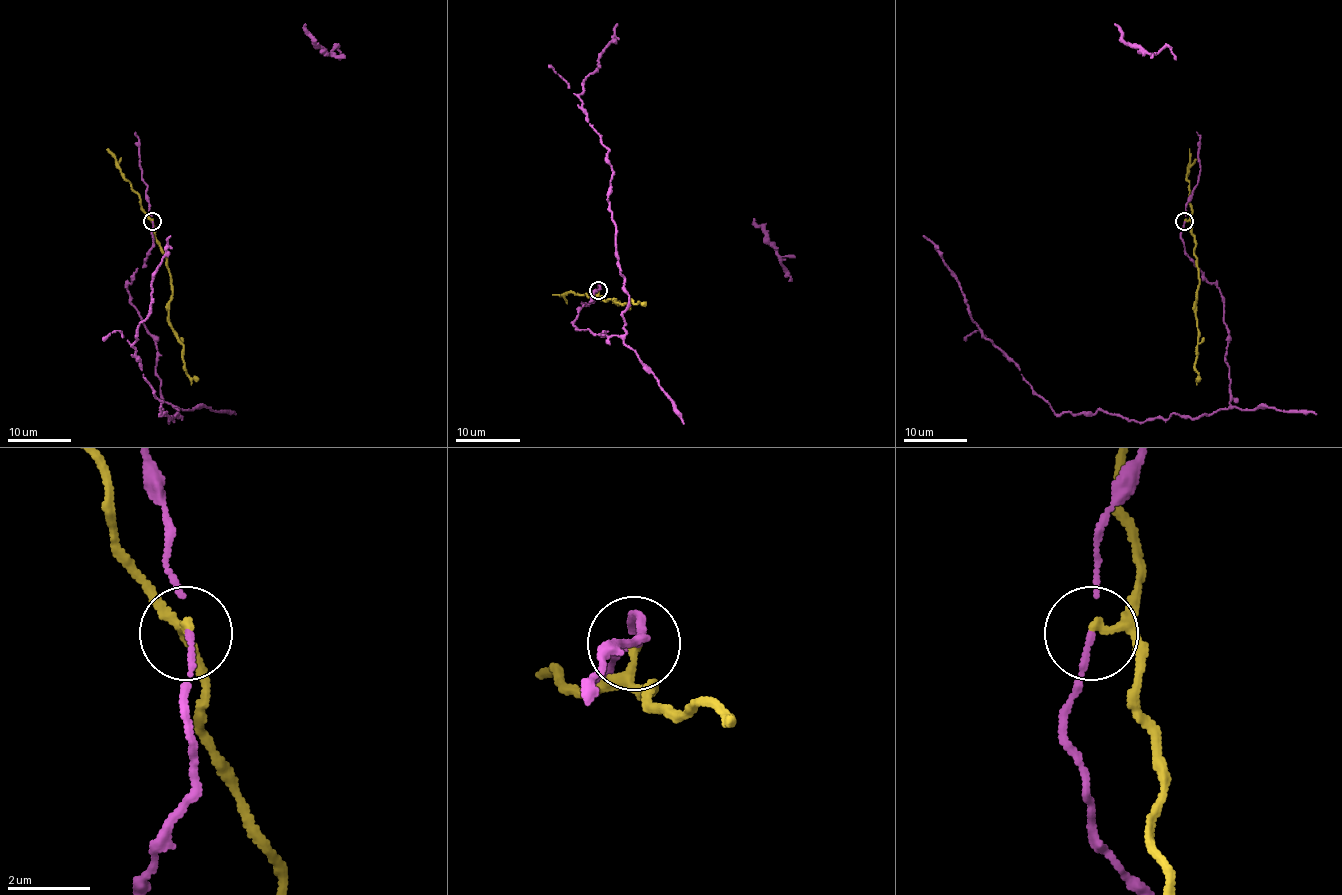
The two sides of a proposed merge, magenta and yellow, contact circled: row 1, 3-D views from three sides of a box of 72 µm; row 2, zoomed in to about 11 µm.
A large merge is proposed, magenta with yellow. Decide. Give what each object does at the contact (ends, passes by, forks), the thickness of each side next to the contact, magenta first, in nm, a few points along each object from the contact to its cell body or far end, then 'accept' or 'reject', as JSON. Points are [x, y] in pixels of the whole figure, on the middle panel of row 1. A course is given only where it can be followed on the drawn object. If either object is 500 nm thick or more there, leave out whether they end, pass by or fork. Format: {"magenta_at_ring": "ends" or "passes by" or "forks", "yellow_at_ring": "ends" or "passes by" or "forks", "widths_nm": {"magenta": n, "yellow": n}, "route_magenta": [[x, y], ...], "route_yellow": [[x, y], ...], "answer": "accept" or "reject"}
{"magenta_at_ring": "passes by", "yellow_at_ring": "passes by", "widths_nm": {"magenta": 100, "yellow": 150}, "route_magenta": [[598, 289], [574, 322], [579, 330], [621, 336], [629, 294], [608, 197], [613, 169], [579, 94], [618, 23]], "route_yellow": [[598, 289], [600, 297], [616, 304], [619, 302], [614, 301], [645, 304]], "answer": "reject"}

